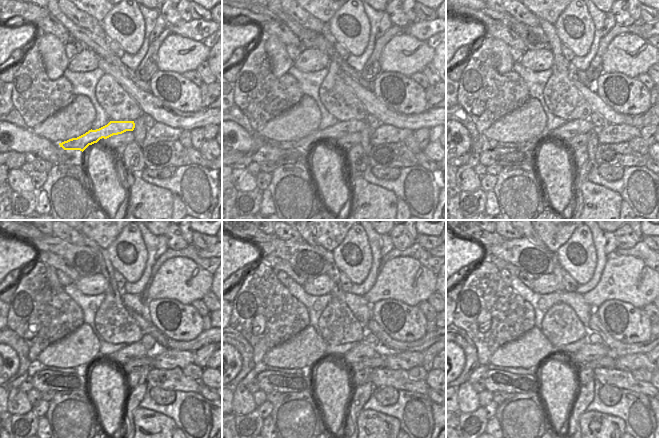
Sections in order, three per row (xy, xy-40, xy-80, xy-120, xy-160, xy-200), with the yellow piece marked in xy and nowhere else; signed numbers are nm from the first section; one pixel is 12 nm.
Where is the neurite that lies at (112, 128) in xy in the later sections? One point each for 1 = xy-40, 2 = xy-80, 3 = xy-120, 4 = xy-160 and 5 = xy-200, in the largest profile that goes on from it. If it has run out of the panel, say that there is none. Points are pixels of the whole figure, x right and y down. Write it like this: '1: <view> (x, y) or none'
1: xy-40 (340, 129)
2: xy-80 (570, 129)
3: xy-120 (136, 350)
4: xy-160 (362, 350)
5: xy-200 (589, 352)

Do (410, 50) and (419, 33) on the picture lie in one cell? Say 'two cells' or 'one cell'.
two cells

